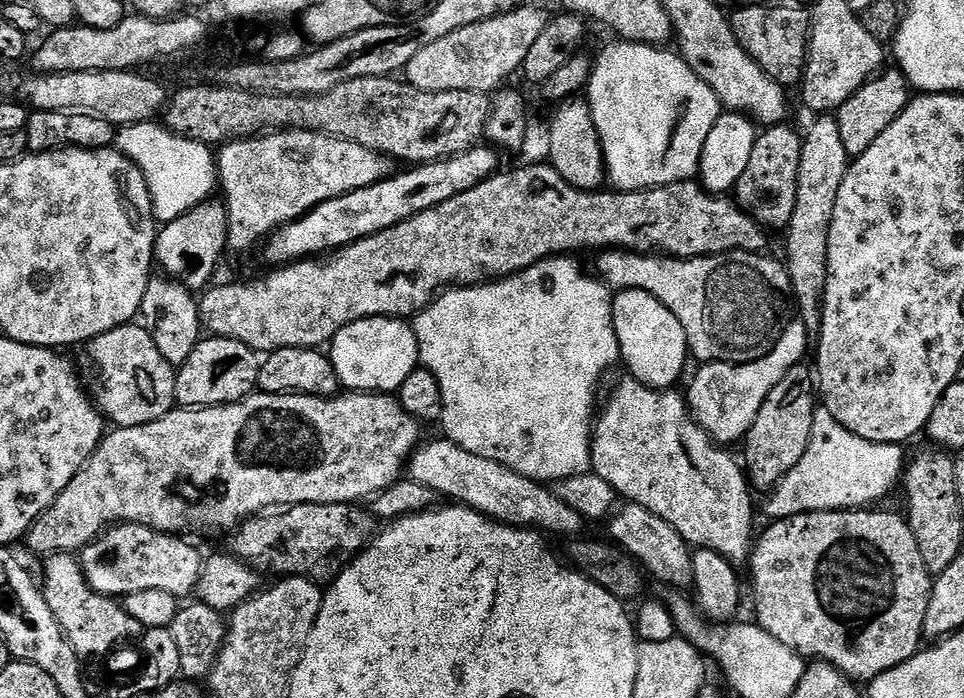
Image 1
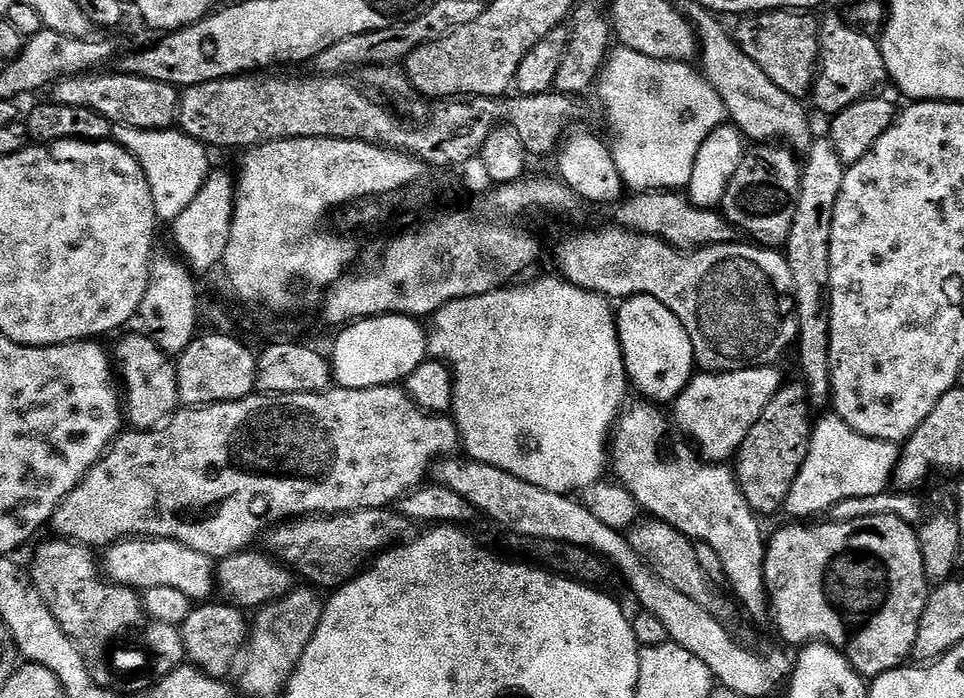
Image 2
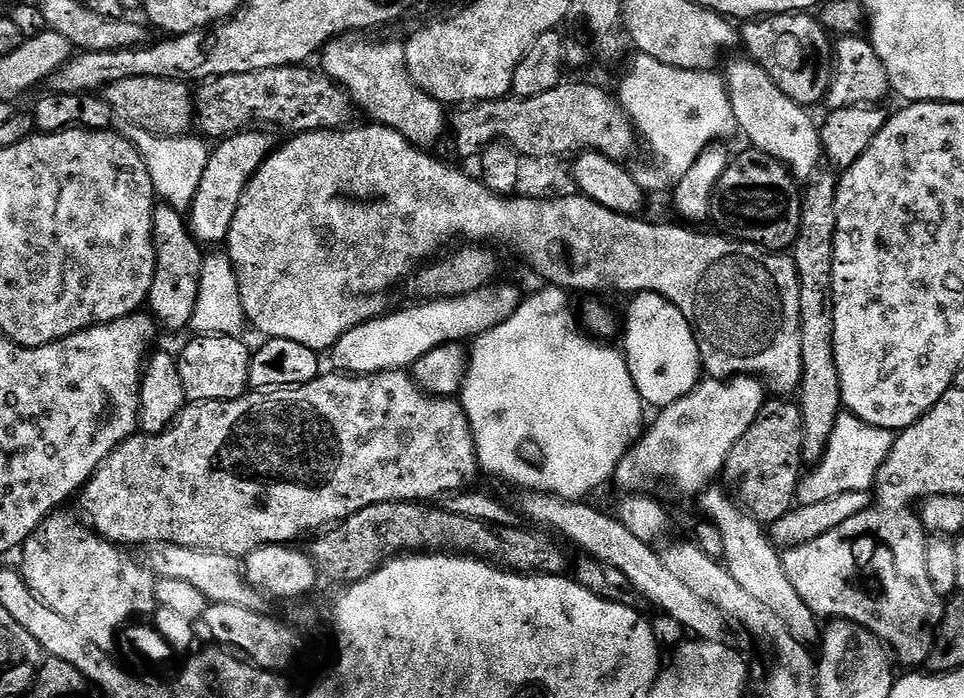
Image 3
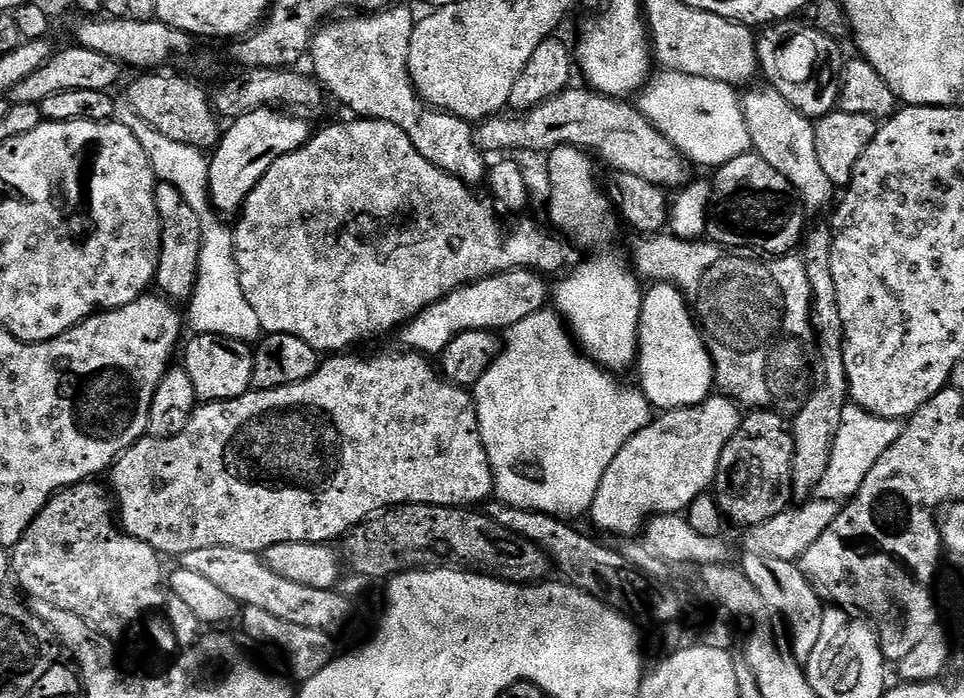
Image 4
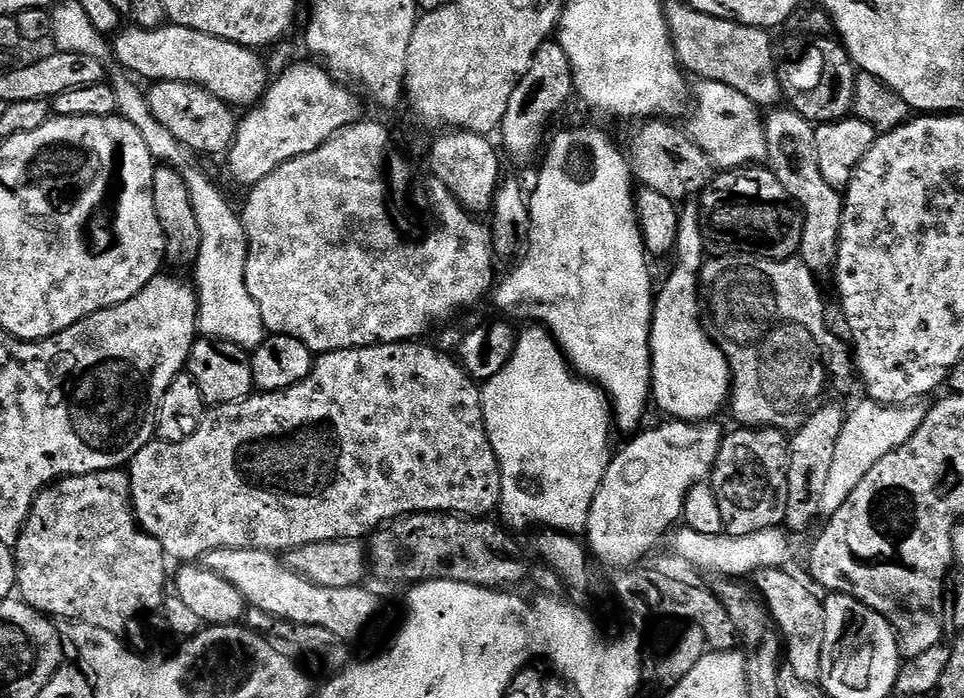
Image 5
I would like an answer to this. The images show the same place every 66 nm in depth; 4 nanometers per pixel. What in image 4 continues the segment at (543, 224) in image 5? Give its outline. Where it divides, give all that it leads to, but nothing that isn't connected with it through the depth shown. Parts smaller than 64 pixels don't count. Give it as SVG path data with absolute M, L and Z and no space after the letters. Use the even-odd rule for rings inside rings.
M567 147L555 148L554 151L547 153L546 160L548 160L548 184L552 187L552 193L548 196L551 227L577 245L610 243L616 236L618 216L602 184L600 189L600 184L596 181L593 157L581 149ZM600 252L590 257L577 272L569 271L556 288L554 308L572 333L573 340L585 356L609 370L628 368L631 364L633 367L640 350L640 311L644 292L640 288L641 281L633 275L629 261L625 260L616 252ZM517 270L515 272L500 272L496 276L487 276L476 284L468 284L456 292L449 292L445 300L432 304L424 312L419 312L414 319L409 320L402 329L405 349L421 354L440 354L444 347L455 338L457 333L464 331L499 330L505 327L504 320L515 322L530 314L541 311L548 300L548 288L545 277L532 270Z

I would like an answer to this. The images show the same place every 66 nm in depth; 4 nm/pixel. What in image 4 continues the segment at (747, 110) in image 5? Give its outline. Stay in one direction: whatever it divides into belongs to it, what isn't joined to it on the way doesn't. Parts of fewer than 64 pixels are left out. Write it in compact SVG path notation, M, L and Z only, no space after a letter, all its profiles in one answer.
M660 70L649 79L640 98L640 113L660 133L670 138L670 142L674 142L677 150L693 165L701 164L704 168L715 170L752 148L742 96L733 85Z

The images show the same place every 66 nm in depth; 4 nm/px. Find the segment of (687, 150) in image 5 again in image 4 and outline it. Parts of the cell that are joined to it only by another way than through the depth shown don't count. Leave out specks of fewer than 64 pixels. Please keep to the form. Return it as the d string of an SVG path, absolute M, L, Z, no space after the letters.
M588 86L576 87L565 88L557 96L550 97L549 100L534 106L528 112L489 116L488 119L479 121L474 132L476 145L485 154L491 154L491 152L516 154L512 152L518 151L519 148L525 148L528 152L547 154L554 151L555 148L578 148L589 154L595 154L597 157L600 155L609 164L609 169L634 174L646 182L654 182L654 186L665 190L679 190L693 179L694 168L690 161L677 150L674 142L670 142L670 138L666 138L640 113L639 107L635 103L624 98L604 96L601 92Z

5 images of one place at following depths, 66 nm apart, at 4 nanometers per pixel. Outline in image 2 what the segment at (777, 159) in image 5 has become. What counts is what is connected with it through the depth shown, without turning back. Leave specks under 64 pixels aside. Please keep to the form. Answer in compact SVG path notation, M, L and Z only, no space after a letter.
M692 2L686 8L686 16L698 41L699 71L722 98L727 119L737 125L749 141L779 142L797 153L807 153L814 139L812 124L808 121L809 109L804 109L800 105L803 103L797 97L786 94L786 90L778 90L778 86L774 86L774 82L762 74L762 66L746 58L744 51L736 44L733 33L720 25L719 15L709 12L698 2Z

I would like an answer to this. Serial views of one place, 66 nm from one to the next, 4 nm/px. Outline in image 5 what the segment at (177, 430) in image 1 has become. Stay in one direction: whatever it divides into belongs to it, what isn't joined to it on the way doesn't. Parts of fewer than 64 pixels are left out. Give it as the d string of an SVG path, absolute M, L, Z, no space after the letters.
M401 342L398 344L371 344L365 348L339 348L333 352L322 352L315 357L312 372L302 382L298 382L289 388L283 388L277 392L261 392L247 396L244 400L230 402L229 404L217 404L211 410L205 411L204 419L200 421L198 430L190 434L185 440L153 439L132 459L132 463L127 465L126 471L130 478L130 490L132 491L132 510L136 514L136 520L140 527L148 532L162 546L165 557L172 556L179 562L196 562L203 557L205 552L218 550L219 548L257 548L267 552L277 554L287 554L298 546L310 546L314 542L330 542L331 540L360 540L367 537L369 533L380 527L381 524L398 518L408 516L411 512L455 512L458 516L479 516L488 518L497 511L498 508L498 469L496 467L496 455L488 441L488 431L484 425L484 402L482 399L482 388L477 381L466 373L460 364L451 356L444 352L439 352L436 348L424 344L428 342Z

